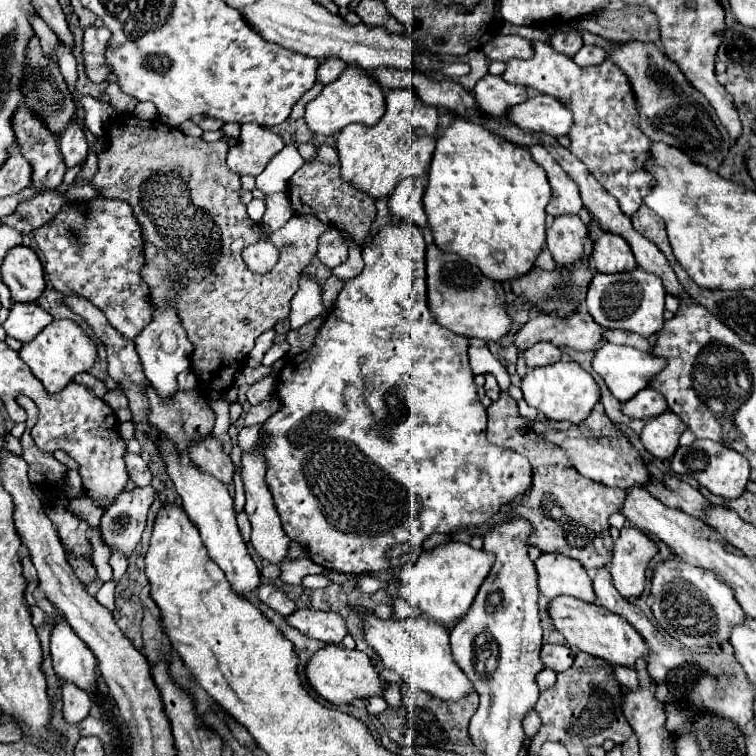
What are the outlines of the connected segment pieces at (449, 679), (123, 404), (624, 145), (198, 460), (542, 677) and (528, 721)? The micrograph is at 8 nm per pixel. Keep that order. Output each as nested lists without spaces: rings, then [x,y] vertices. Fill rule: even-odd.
[[[371,614],[365,618],[365,640],[381,656],[385,668],[397,672],[403,682],[429,692],[433,698],[457,702],[469,694],[475,694],[471,680],[465,676],[465,672],[461,672],[461,668],[457,668],[451,656],[447,628],[437,622],[425,620],[421,616],[405,620],[379,620]]]
[[[109,390],[109,392],[103,396],[103,400],[105,400],[105,404],[109,404],[109,408],[115,408],[115,412],[117,412],[119,408],[127,408],[127,398],[125,398],[125,394],[119,392],[119,390]]]
[[[533,42],[533,58],[513,58],[505,62],[503,78],[549,94],[571,108],[575,124],[569,132],[569,150],[589,168],[595,180],[617,198],[621,210],[627,216],[633,216],[643,204],[643,198],[651,192],[653,178],[643,170],[651,140],[639,130],[635,98],[627,76],[611,60],[605,60],[599,66],[579,68],[569,56],[553,52],[547,42]]]
[[[209,436],[209,438],[197,442],[193,448],[189,448],[187,456],[199,470],[211,474],[225,486],[229,486],[233,482],[231,458],[223,452],[221,444],[213,436]]]
[[[549,668],[543,669],[537,675],[537,684],[540,691],[544,691],[548,687],[554,685],[555,681],[556,681],[556,673]]]
[[[531,710],[529,714],[527,714],[527,718],[523,720],[523,728],[525,728],[525,742],[523,742],[523,746],[527,748],[529,744],[531,744],[531,740],[533,740],[533,736],[539,732],[539,728],[541,728],[541,720],[539,720],[539,716],[537,716],[537,712],[535,710]]]

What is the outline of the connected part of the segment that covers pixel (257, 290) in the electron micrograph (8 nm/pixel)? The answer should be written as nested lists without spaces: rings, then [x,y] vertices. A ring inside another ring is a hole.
[[[133,114],[113,118],[107,128],[107,138],[109,150],[99,154],[97,172],[89,180],[75,178],[73,186],[87,184],[95,188],[99,196],[123,200],[133,208],[133,216],[141,224],[145,240],[147,266],[141,270],[143,280],[149,284],[151,298],[159,308],[165,308],[167,304],[175,308],[189,342],[195,346],[191,360],[193,372],[199,378],[201,388],[207,388],[205,392],[209,392],[205,400],[211,400],[213,392],[221,394],[233,384],[237,370],[245,366],[245,358],[255,346],[255,338],[289,316],[289,302],[297,292],[297,278],[301,270],[315,260],[317,240],[331,226],[315,216],[293,216],[287,226],[269,236],[269,242],[279,248],[277,264],[265,274],[251,272],[243,262],[241,252],[261,238],[261,228],[257,228],[257,222],[247,216],[247,208],[239,202],[239,176],[225,164],[229,144],[205,142],[187,136],[177,128],[169,130],[169,126],[159,120],[139,120]],[[171,276],[181,276],[179,286],[173,286]]]

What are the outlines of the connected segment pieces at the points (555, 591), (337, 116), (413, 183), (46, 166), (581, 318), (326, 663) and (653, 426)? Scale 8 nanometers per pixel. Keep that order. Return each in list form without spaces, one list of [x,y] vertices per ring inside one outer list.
[[[541,554],[535,560],[535,566],[539,574],[539,590],[545,598],[573,596],[585,602],[595,602],[591,578],[577,560],[561,554]]]
[[[345,68],[339,80],[325,86],[317,98],[307,102],[305,106],[305,122],[315,134],[323,136],[335,136],[339,134],[347,124],[365,124],[373,126],[385,112],[385,96],[383,88],[377,86],[377,82],[361,68]]]
[[[407,178],[389,196],[389,212],[395,220],[413,222],[419,228],[427,228],[427,216],[423,212],[423,178]]]
[[[19,106],[13,118],[13,130],[21,154],[33,166],[35,188],[57,188],[65,174],[65,160],[61,160],[61,150],[57,148],[57,136],[29,112],[29,108]]]
[[[577,310],[567,318],[553,318],[549,314],[539,314],[519,328],[515,336],[515,348],[527,350],[541,340],[553,342],[555,346],[569,346],[575,350],[595,350],[601,338],[601,326],[585,310]]]
[[[329,644],[313,654],[307,666],[309,684],[333,704],[351,704],[353,700],[365,700],[371,696],[383,696],[387,680],[377,672],[375,662],[357,650],[345,650],[341,646]]]
[[[665,412],[655,418],[649,418],[641,430],[641,442],[653,456],[669,460],[679,446],[681,434],[687,430],[687,424],[679,420],[677,414]]]

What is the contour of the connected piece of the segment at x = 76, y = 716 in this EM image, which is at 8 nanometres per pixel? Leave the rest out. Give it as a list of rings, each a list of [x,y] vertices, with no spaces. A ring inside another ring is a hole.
[[[63,682],[63,716],[67,722],[71,724],[79,724],[83,718],[89,716],[91,708],[93,708],[93,702],[91,698],[81,690],[77,688],[75,684],[67,684]]]

